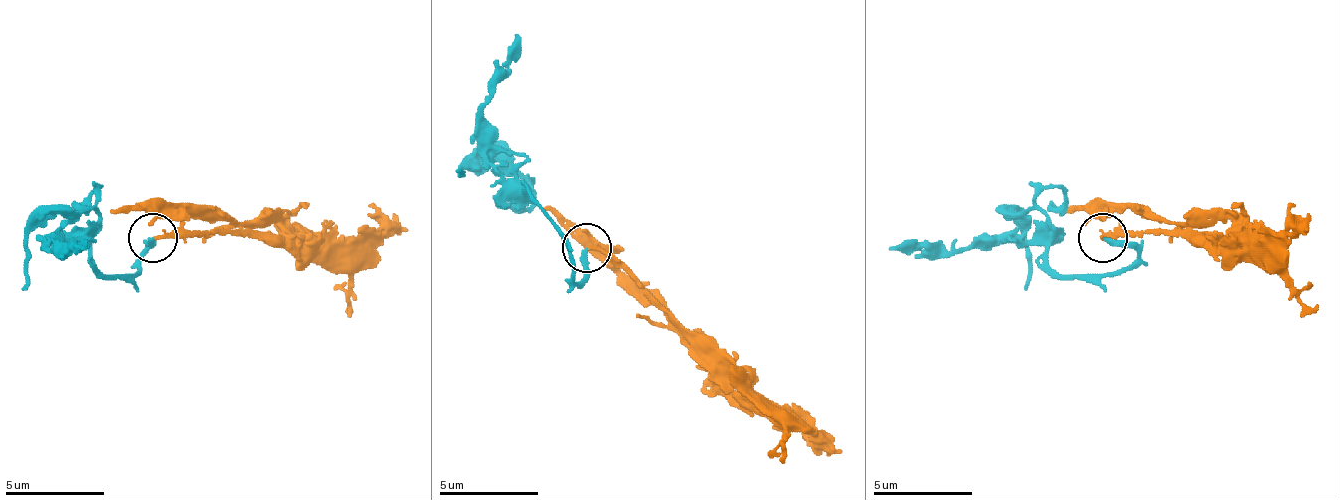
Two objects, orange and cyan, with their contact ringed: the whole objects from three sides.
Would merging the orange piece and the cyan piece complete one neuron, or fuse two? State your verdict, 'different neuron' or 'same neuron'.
same neuron

